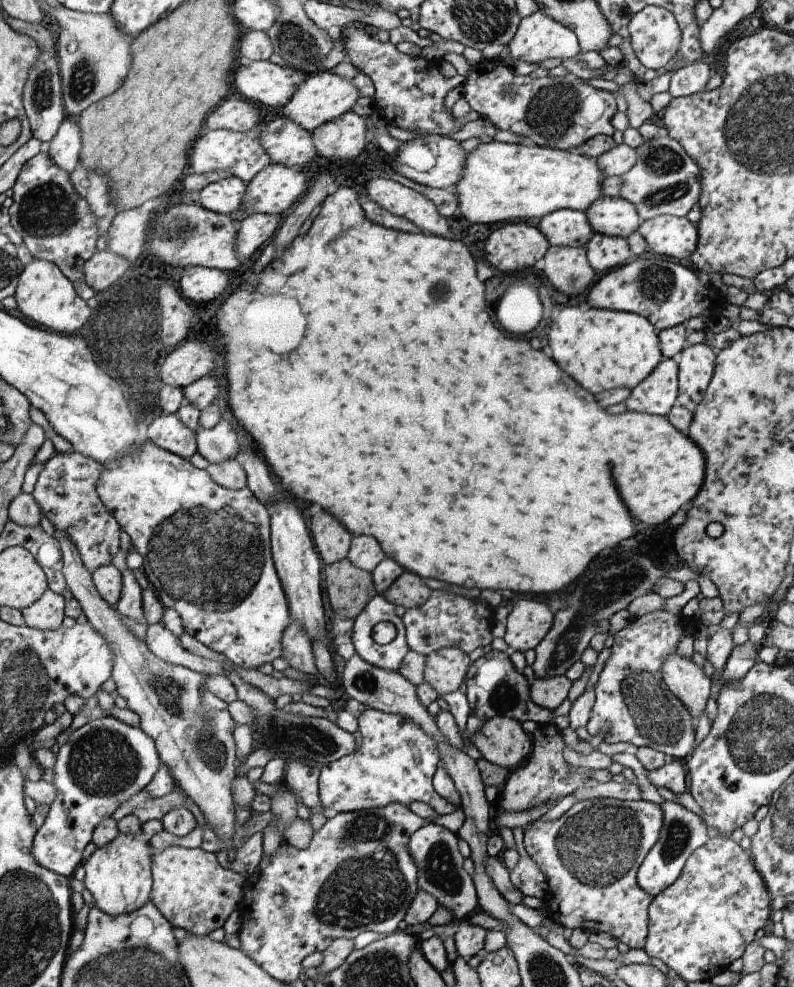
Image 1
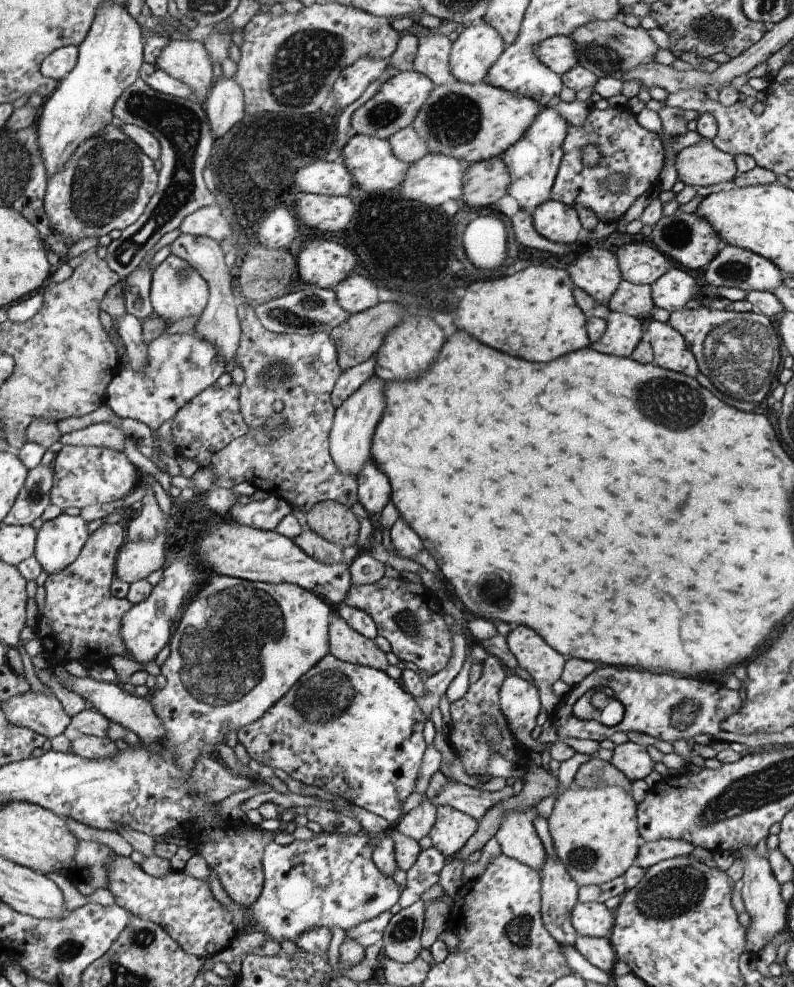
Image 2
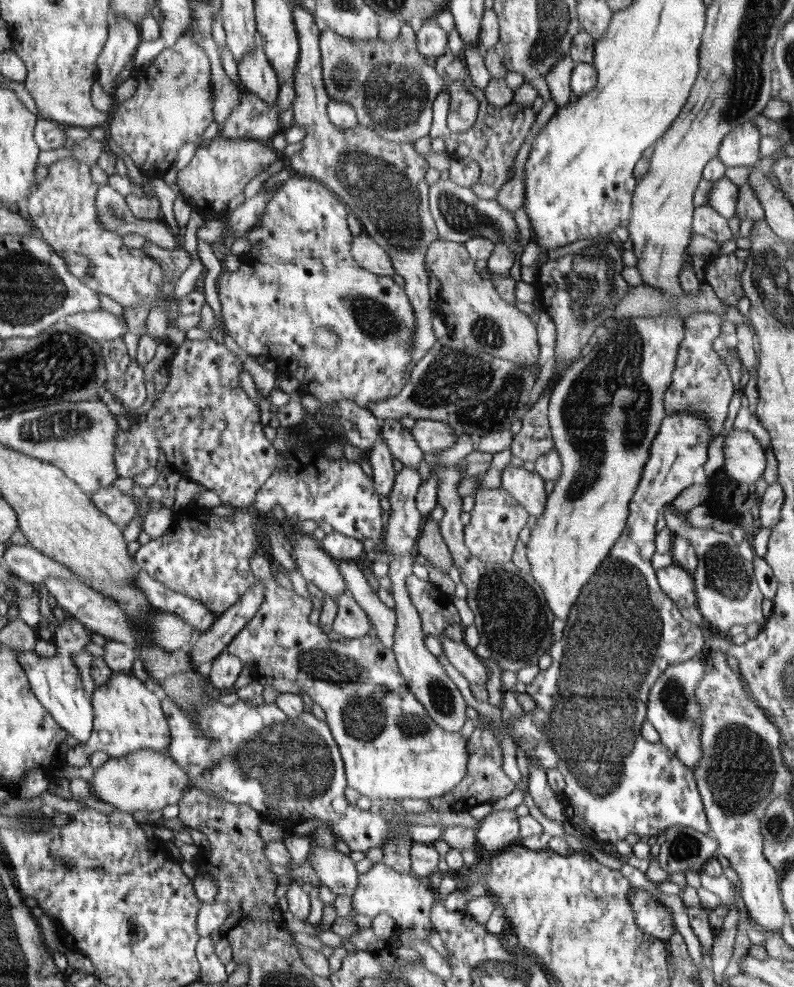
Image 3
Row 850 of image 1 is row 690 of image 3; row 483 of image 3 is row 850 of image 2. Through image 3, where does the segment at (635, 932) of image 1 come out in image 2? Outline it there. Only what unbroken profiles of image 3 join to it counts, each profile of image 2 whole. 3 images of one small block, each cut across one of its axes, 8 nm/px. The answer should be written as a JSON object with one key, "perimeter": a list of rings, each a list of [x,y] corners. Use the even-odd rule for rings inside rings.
{"perimeter":[[[660,839],[645,842],[636,858],[639,867],[650,868],[666,859],[688,856],[694,850],[694,845],[685,840]]]}

